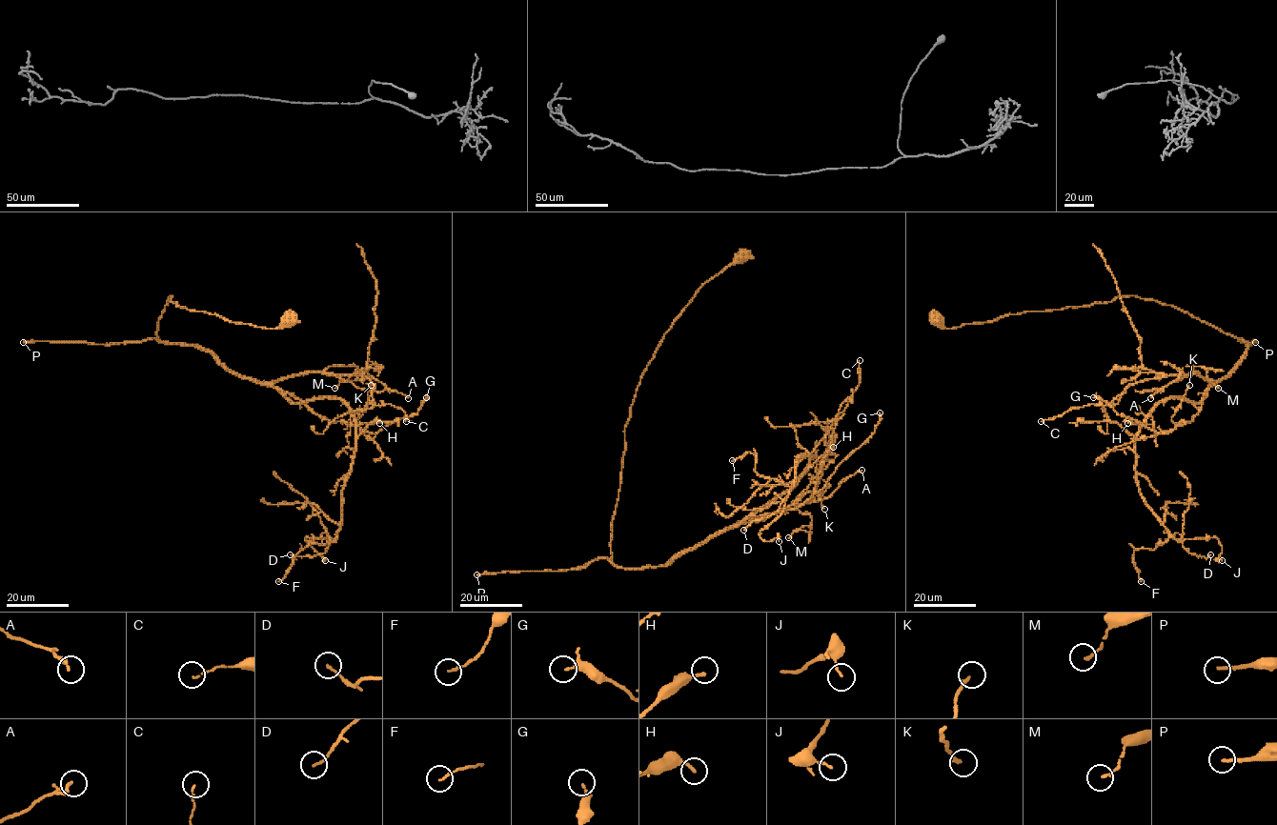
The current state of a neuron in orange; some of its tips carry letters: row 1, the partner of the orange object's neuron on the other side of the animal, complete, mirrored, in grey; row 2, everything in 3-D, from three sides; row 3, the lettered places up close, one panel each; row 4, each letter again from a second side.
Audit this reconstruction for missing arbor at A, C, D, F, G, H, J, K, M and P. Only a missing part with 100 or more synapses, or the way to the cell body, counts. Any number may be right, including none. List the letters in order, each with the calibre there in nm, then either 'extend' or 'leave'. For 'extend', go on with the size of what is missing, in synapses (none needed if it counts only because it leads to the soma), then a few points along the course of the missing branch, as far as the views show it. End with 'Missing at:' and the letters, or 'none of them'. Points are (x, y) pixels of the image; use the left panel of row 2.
A: 170 nm thick; leave
C: 90 nm thick; leave
D: 140 nm thick; leave
F: 130 nm thick; leave
G: 140 nm thick; leave
H: 170 nm thick; leave
J: 110 nm thick; leave
K: 200 nm thick; leave
M: 150 nm thick; leave
P: 190 nm thick; extend; about 200 synapses
Missing at: P

